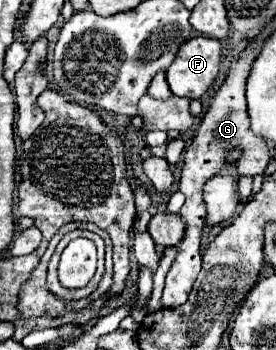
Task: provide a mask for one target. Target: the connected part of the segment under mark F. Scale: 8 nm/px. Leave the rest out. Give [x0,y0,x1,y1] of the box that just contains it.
[166,36,222,100]

